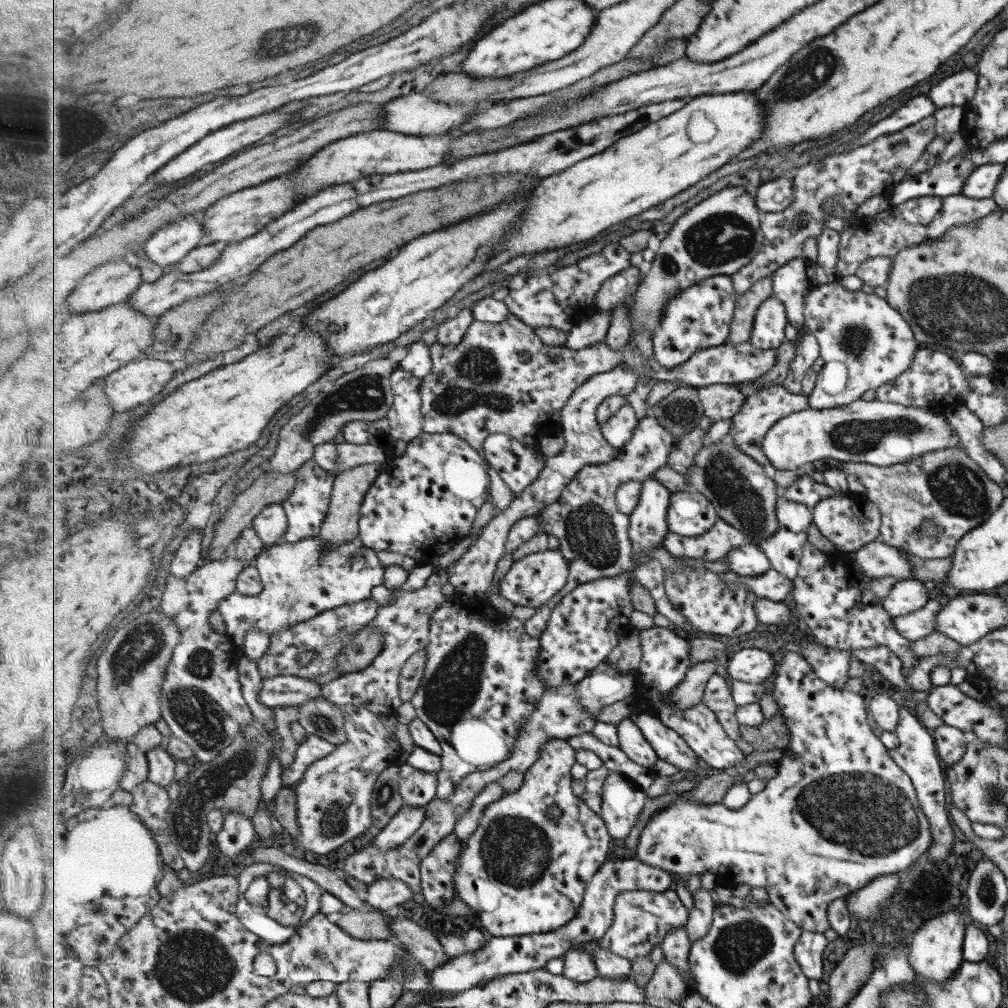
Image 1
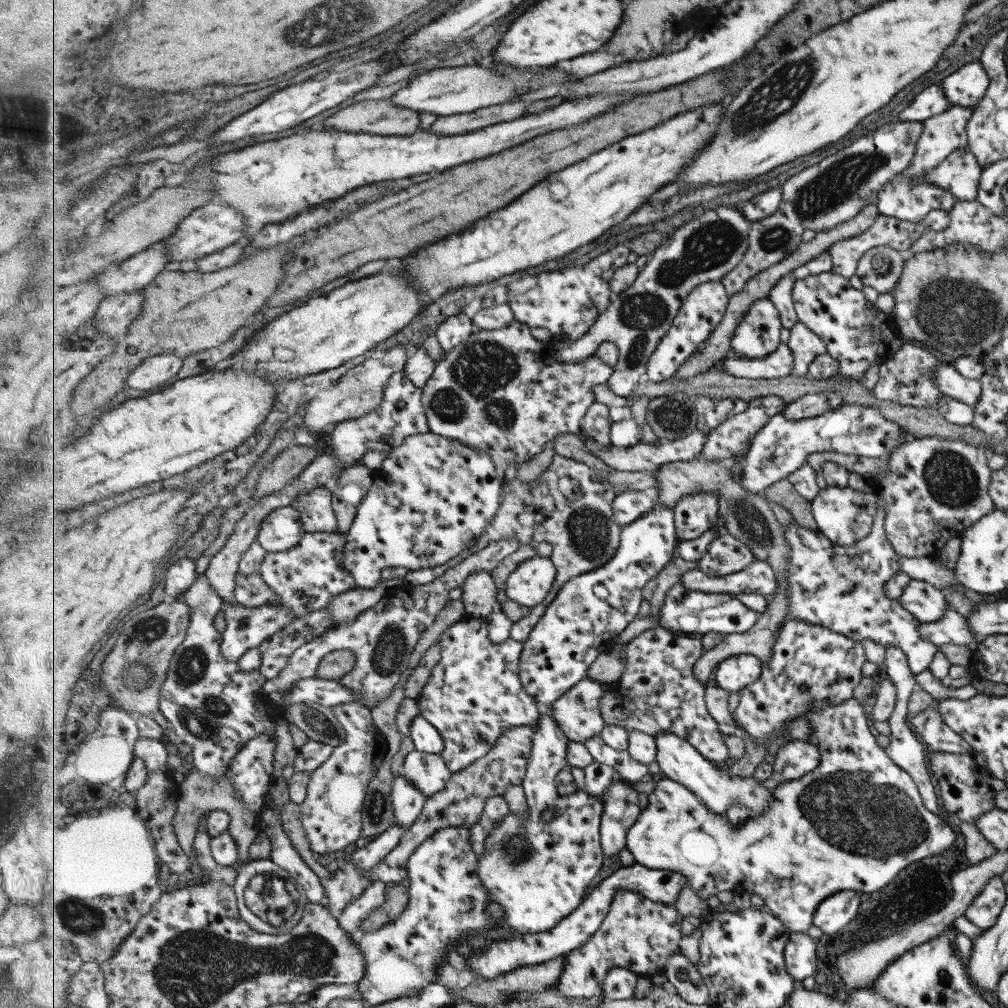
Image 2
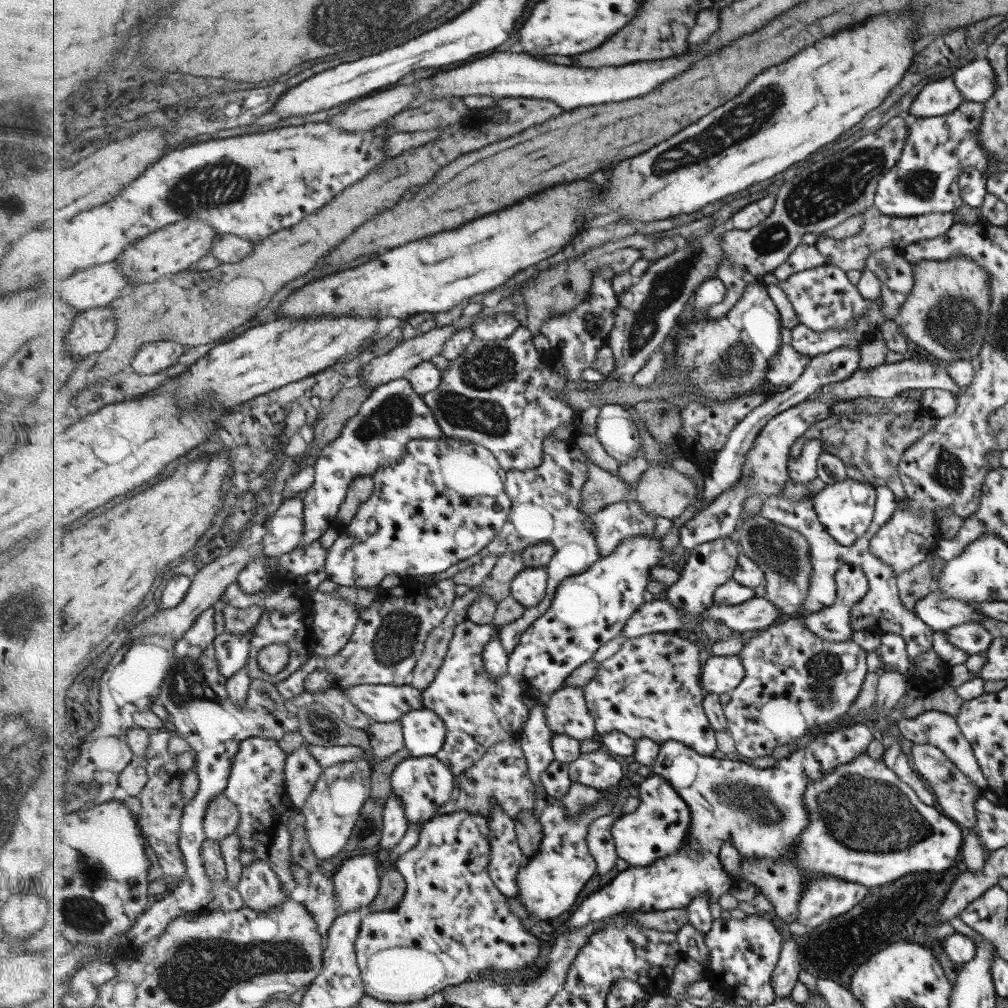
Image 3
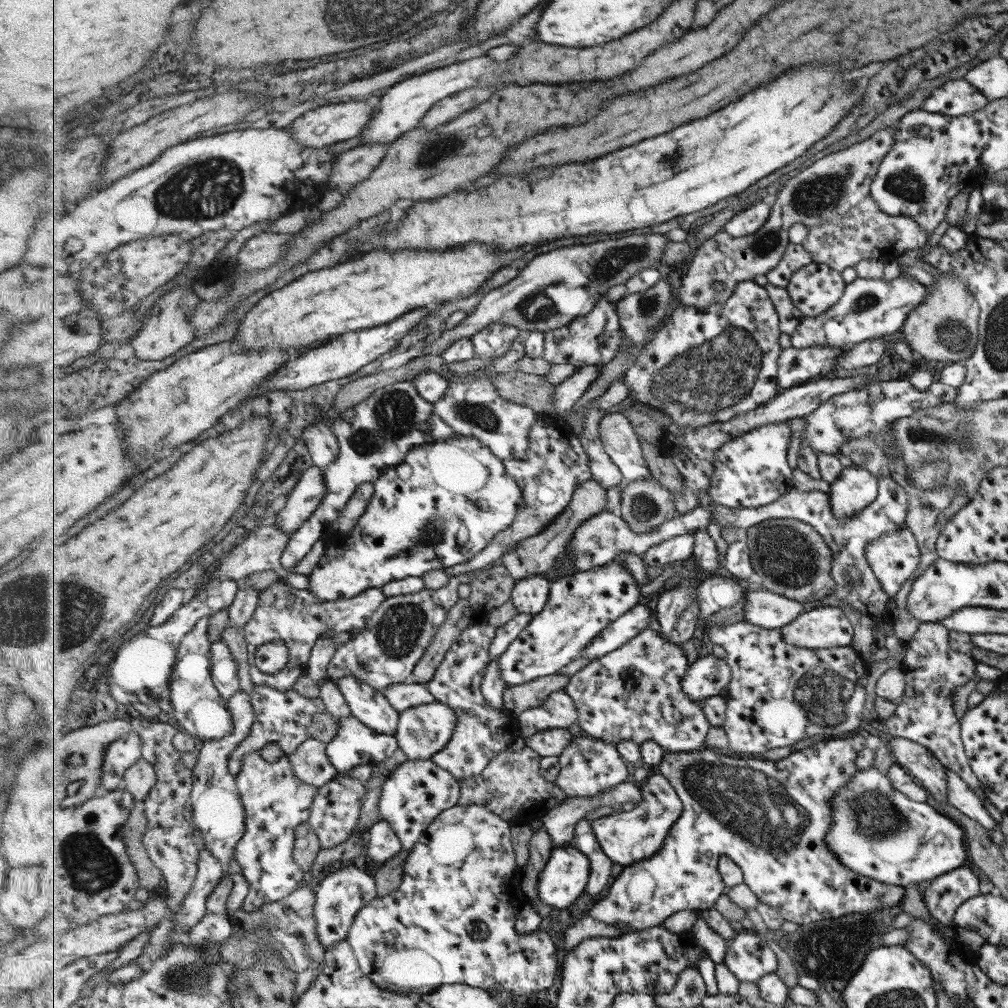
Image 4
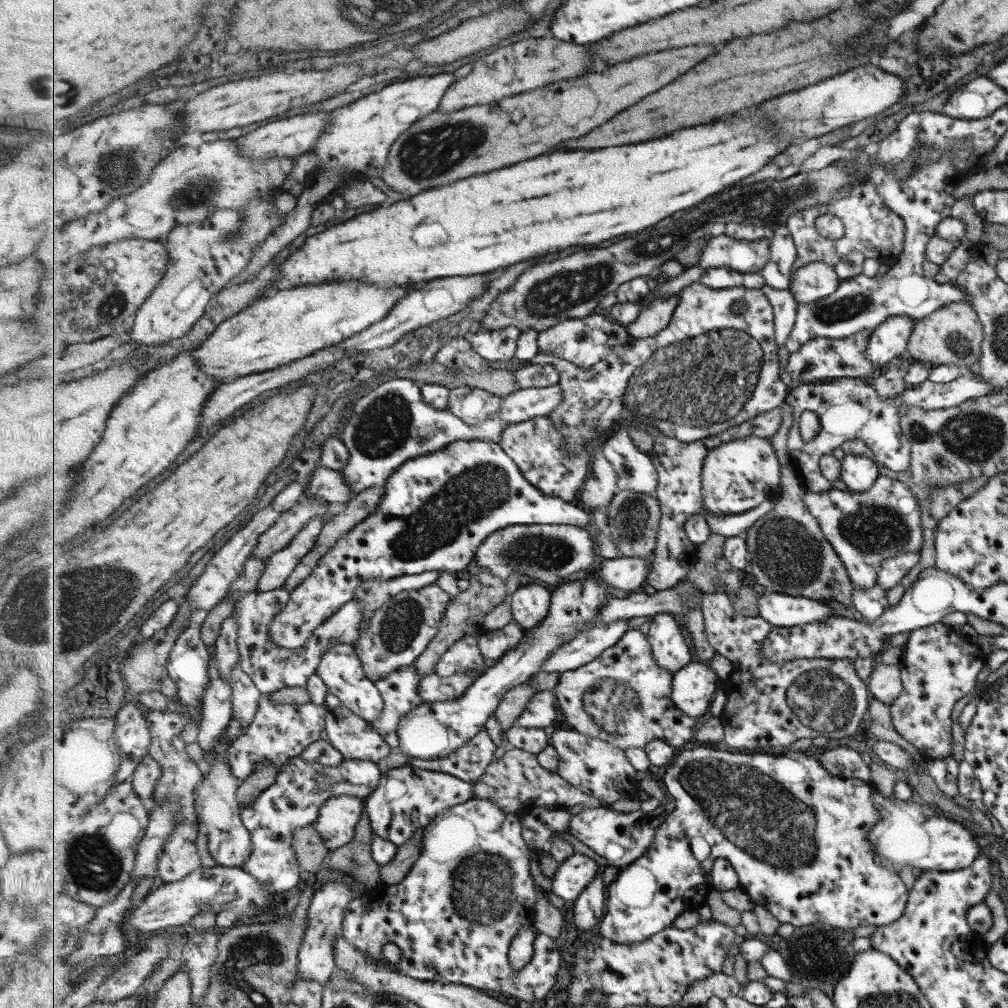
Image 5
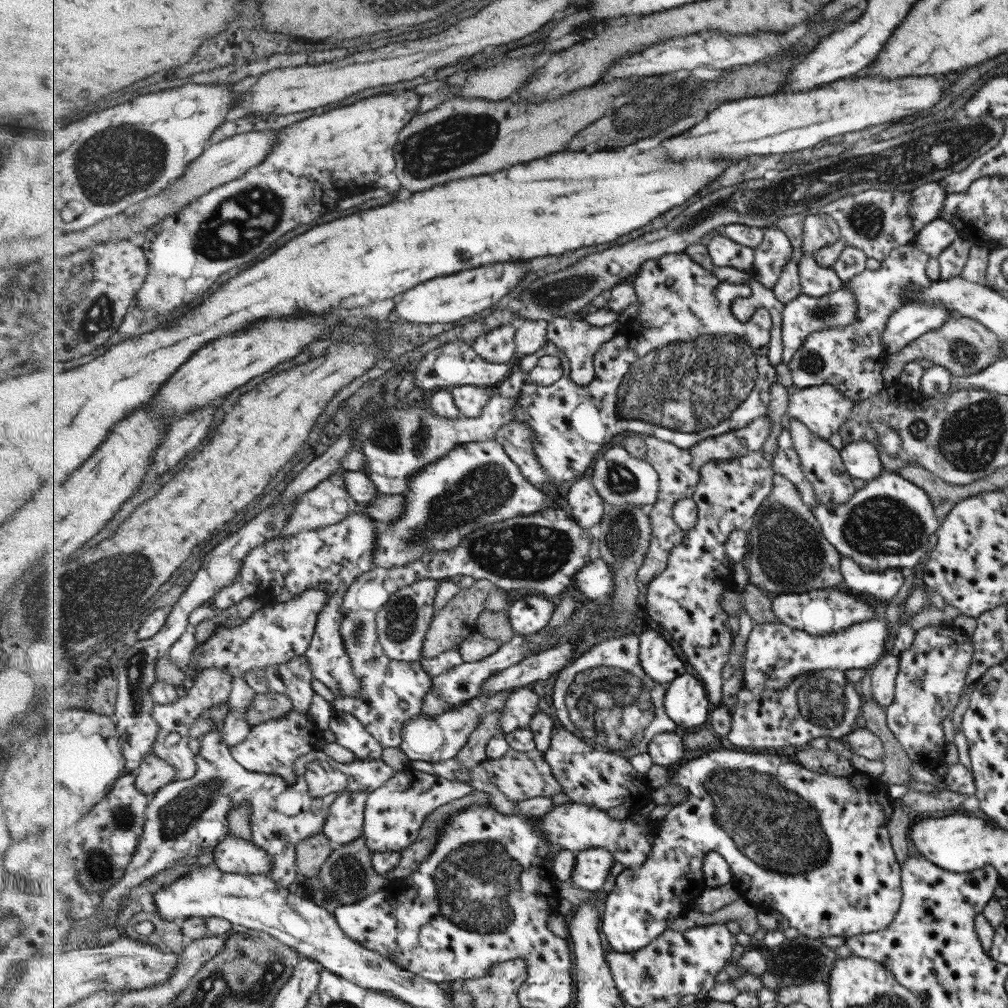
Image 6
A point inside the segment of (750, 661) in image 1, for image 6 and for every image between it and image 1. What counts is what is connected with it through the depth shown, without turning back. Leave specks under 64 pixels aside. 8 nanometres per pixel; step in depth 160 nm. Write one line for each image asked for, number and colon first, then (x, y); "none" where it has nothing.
2: (736, 673)
3: (721, 674)
4: (708, 676)
5: (695, 686)
6: (687, 704)

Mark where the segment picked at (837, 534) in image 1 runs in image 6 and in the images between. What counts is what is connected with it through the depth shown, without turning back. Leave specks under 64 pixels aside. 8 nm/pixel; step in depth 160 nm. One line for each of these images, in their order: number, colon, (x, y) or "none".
2: (844, 516)
3: (845, 509)
4: (855, 489)
5: (858, 472)
6: (860, 458)

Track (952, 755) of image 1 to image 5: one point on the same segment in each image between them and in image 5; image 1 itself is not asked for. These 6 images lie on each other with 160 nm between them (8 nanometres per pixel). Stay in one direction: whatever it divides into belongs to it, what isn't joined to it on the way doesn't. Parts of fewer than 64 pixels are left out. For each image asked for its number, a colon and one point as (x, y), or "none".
2: (929, 727)
3: (933, 728)
4: (923, 714)
5: (939, 665)

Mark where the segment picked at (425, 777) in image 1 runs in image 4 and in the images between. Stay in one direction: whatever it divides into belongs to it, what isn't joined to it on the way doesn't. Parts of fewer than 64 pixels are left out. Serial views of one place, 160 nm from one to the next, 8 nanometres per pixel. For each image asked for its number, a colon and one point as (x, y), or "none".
2: (408, 801)
3: (396, 824)
4: (384, 844)

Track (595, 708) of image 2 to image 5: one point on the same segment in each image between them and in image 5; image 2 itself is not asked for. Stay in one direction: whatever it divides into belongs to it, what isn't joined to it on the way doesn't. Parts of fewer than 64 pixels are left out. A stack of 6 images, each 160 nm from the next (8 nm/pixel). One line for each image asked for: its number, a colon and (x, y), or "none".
3: (567, 712)
4: (559, 710)
5: (541, 711)

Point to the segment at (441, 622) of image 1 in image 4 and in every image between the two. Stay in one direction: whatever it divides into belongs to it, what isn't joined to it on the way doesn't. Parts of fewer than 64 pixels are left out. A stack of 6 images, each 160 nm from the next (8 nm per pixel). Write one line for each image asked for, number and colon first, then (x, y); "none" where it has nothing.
2: (475, 695)
3: (479, 712)
4: (482, 732)

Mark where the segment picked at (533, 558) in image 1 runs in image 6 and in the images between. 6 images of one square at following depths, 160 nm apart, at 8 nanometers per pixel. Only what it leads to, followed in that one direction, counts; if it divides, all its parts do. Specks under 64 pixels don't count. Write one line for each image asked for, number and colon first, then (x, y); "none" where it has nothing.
2: (531, 582)
3: (530, 587)
4: (530, 595)
5: (531, 603)
6: (530, 613)

